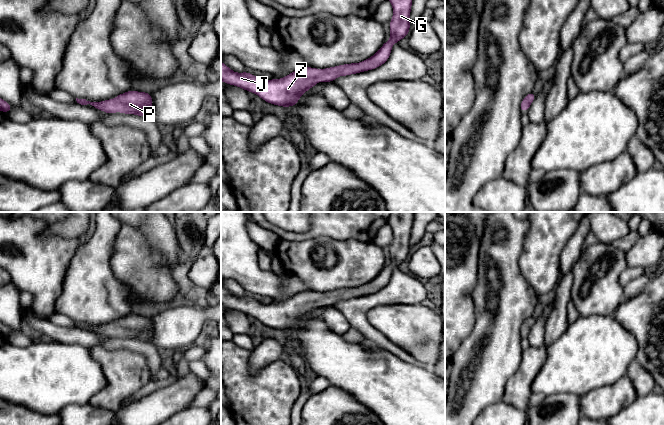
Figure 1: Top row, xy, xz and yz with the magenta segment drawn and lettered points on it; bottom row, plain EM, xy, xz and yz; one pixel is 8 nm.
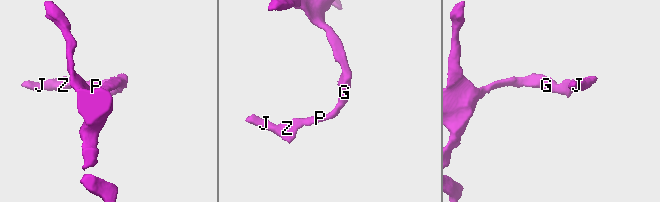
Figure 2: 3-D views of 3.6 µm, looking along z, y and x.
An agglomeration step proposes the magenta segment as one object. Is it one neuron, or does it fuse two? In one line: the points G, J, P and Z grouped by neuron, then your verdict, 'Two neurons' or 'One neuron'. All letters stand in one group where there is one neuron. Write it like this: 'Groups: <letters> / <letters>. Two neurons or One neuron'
Groups: G J P Z. One neuron

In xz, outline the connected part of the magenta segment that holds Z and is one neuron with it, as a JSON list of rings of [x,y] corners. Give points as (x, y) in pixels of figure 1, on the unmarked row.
[[[392,212],[388,218],[388,224],[393,231],[393,241],[389,247],[389,257],[391,262],[386,265],[382,271],[370,282],[360,286],[360,287],[350,287],[343,288],[339,290],[334,290],[325,293],[311,292],[309,290],[297,293],[291,298],[286,299],[284,302],[280,303],[271,303],[264,305],[246,295],[243,297],[236,297],[232,295],[228,290],[226,290],[221,285],[221,305],[234,309],[248,316],[253,316],[258,319],[264,325],[282,331],[296,330],[299,325],[299,322],[302,318],[307,316],[311,311],[318,308],[321,304],[322,306],[333,306],[339,300],[347,300],[351,298],[361,297],[364,295],[369,295],[376,293],[379,290],[383,289],[390,281],[391,274],[394,267],[398,267],[401,263],[408,259],[410,253],[410,237],[412,224],[414,221],[414,212]]]

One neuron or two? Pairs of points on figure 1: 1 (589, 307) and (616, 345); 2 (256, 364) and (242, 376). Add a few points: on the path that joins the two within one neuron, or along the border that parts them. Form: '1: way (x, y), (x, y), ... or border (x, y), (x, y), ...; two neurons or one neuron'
1: border (612, 315), (579, 316); two neurons
2: border (250, 351), (252, 372), (272, 361); two neurons

